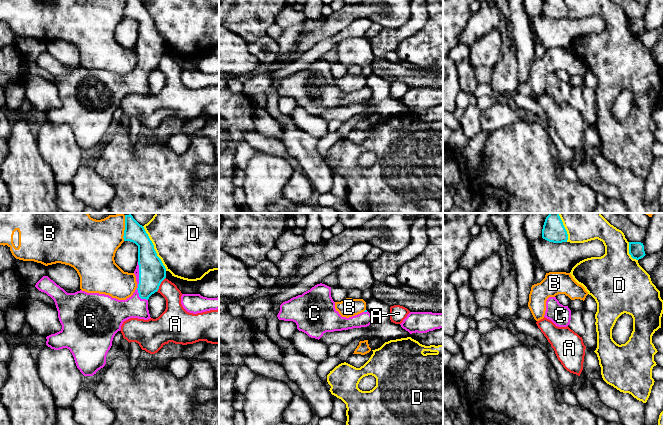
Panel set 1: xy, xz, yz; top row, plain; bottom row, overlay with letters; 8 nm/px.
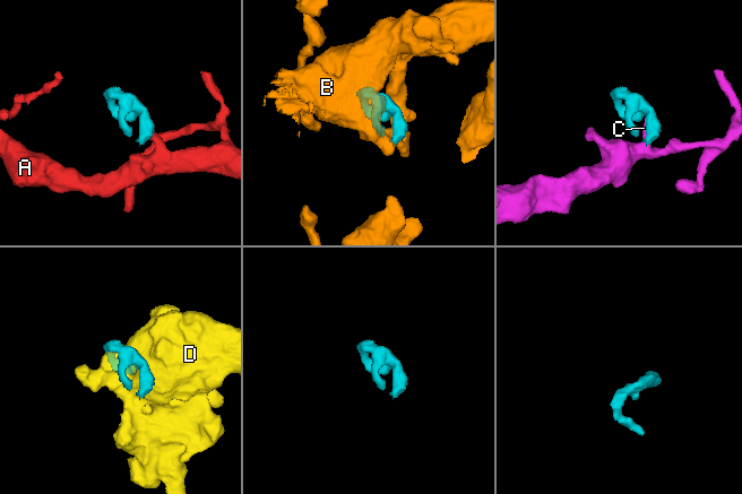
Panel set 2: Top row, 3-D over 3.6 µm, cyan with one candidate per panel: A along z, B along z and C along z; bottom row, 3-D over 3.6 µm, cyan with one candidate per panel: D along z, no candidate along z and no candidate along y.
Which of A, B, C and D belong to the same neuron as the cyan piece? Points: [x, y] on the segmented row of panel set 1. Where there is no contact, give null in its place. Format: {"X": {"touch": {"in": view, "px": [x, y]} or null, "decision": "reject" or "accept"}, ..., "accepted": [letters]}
{"A": {"touch": {"in": "xy", "px": [160, 283]}, "decision": "reject"}, "B": {"touch": {"in": "xy", "px": [125, 228]}, "decision": "reject"}, "C": {"touch": {"in": "xy", "px": [139, 283]}, "decision": "accept"}, "D": {"touch": {"in": "xy", "px": [153, 248]}, "decision": "reject"}, "accepted": ["C"]}

